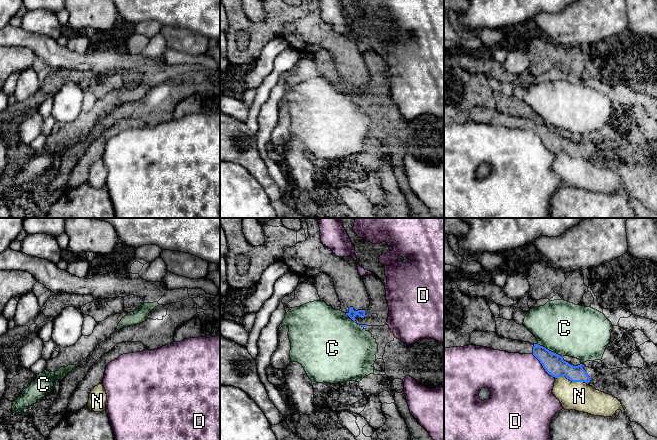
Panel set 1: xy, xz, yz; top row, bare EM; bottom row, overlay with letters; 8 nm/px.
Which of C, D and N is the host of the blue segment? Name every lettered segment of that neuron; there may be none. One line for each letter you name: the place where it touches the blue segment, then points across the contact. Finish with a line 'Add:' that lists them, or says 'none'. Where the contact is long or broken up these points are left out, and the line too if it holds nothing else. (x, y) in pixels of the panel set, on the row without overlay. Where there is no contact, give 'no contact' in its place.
Add: none

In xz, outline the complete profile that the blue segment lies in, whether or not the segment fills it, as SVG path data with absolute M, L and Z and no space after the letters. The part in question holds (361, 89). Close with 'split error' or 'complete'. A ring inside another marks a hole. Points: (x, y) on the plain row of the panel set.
M319 0L307 1L308 14L287 24L283 38L291 48L308 54L319 49L330 52L341 78L340 87L354 98L356 91L364 94L370 75L356 37L350 32L337 33L321 18Z | split error

